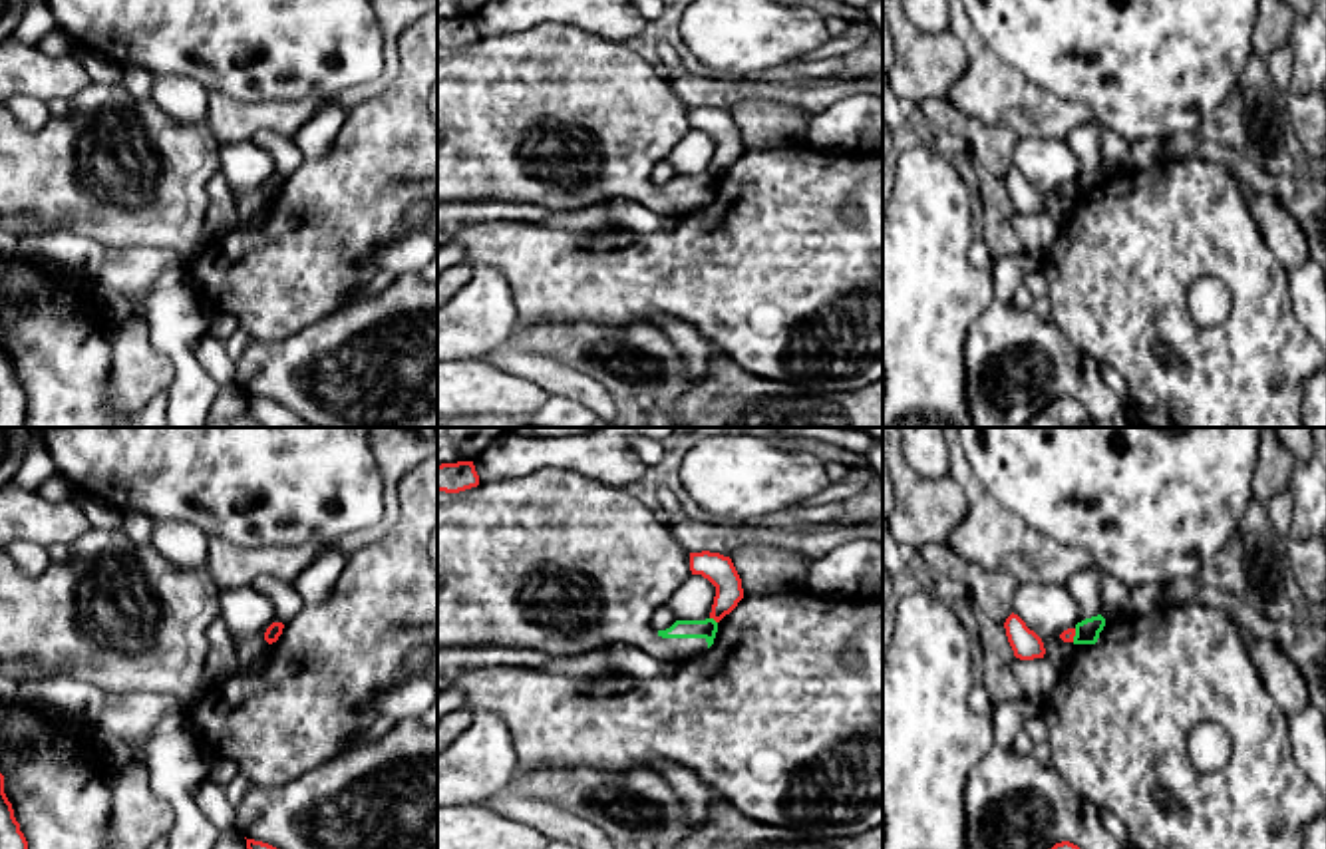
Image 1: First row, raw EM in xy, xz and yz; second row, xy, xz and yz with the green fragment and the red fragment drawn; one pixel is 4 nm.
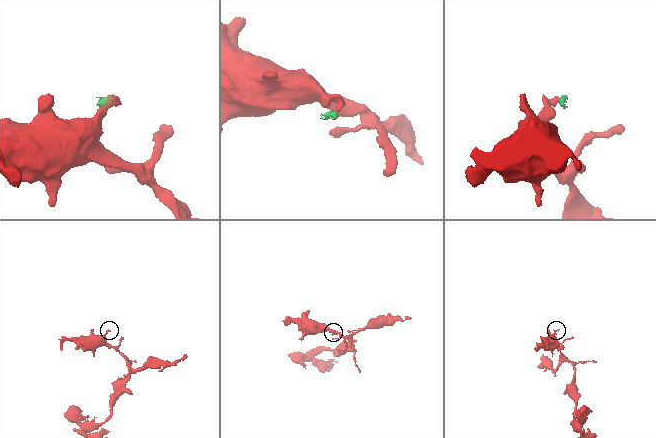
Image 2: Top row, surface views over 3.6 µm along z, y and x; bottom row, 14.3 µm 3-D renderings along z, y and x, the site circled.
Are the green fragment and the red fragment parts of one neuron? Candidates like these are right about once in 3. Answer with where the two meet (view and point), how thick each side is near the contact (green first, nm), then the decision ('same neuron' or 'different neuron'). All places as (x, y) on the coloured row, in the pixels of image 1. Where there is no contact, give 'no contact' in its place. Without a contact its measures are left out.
contact xz (714, 621); calibres 80 and 120 nm; different neuron

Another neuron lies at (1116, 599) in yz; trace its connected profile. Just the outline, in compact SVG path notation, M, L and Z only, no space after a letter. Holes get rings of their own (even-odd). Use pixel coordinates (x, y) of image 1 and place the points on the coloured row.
M1097 571L1097 583L1101 591L1101 616L1105 622L1125 618L1133 612L1129 587L1105 571Z

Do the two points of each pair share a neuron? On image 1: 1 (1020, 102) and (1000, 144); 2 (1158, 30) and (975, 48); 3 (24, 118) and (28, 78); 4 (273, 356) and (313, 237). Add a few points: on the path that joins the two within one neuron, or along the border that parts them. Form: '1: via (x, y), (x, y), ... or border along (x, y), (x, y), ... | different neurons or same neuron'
1: border along (963, 112), (985, 124), (1002, 126), (1018, 138) | different neurons
2: border along (969, 20), (981, 38), (1022, 76) | different neurons
3: border along (20, 94), (34, 96), (46, 104) | different neurons
4: border along (321, 319), (283, 339), (253, 340) | different neurons

